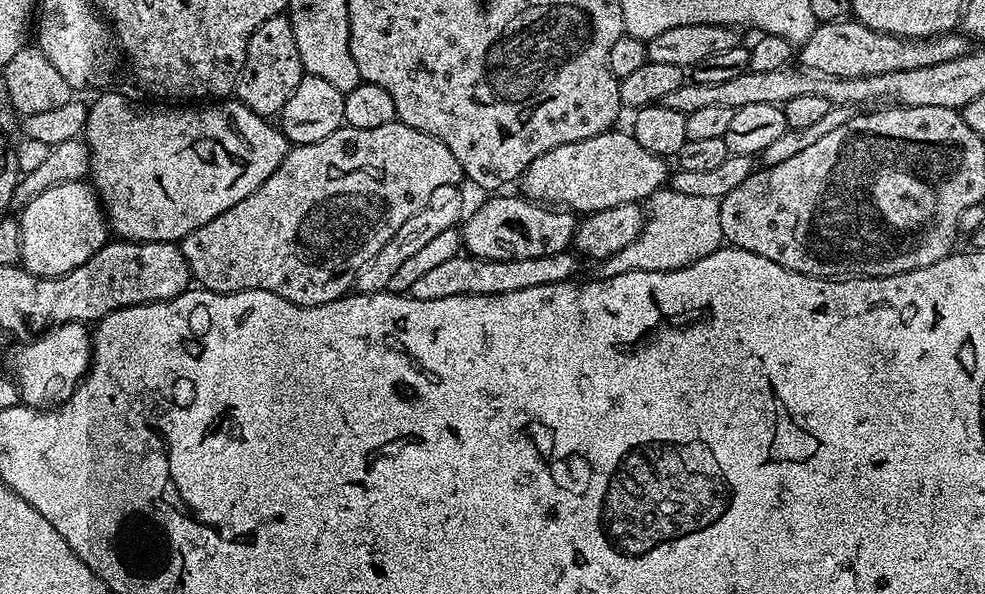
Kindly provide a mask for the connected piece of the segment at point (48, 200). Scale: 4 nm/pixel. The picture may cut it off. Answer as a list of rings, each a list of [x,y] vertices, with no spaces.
[[[84,180],[62,182],[42,190],[26,207],[19,209],[19,267],[35,276],[61,276],[86,262],[103,244],[109,243],[110,229],[96,189]]]

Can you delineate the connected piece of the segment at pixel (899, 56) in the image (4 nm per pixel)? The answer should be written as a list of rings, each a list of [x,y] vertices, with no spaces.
[[[845,18],[817,23],[812,37],[799,49],[798,60],[807,71],[821,72],[823,76],[862,78],[902,70],[922,70],[922,66],[938,66],[938,62],[962,58],[969,51],[969,37],[956,30],[944,32],[941,36],[928,36],[924,40],[912,40],[909,36],[875,32],[855,18]]]

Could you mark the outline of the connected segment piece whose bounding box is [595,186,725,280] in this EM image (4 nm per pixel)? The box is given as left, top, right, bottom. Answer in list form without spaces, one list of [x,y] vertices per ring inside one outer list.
[[[665,186],[648,197],[644,229],[638,238],[626,250],[597,263],[595,275],[605,280],[627,272],[673,272],[714,254],[724,243],[719,200],[682,194]]]

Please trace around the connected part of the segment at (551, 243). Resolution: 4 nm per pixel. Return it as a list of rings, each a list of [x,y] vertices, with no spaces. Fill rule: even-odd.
[[[492,194],[485,204],[469,211],[459,225],[460,243],[470,256],[494,262],[510,262],[522,258],[542,258],[567,252],[576,238],[577,213],[545,206],[523,195]]]

